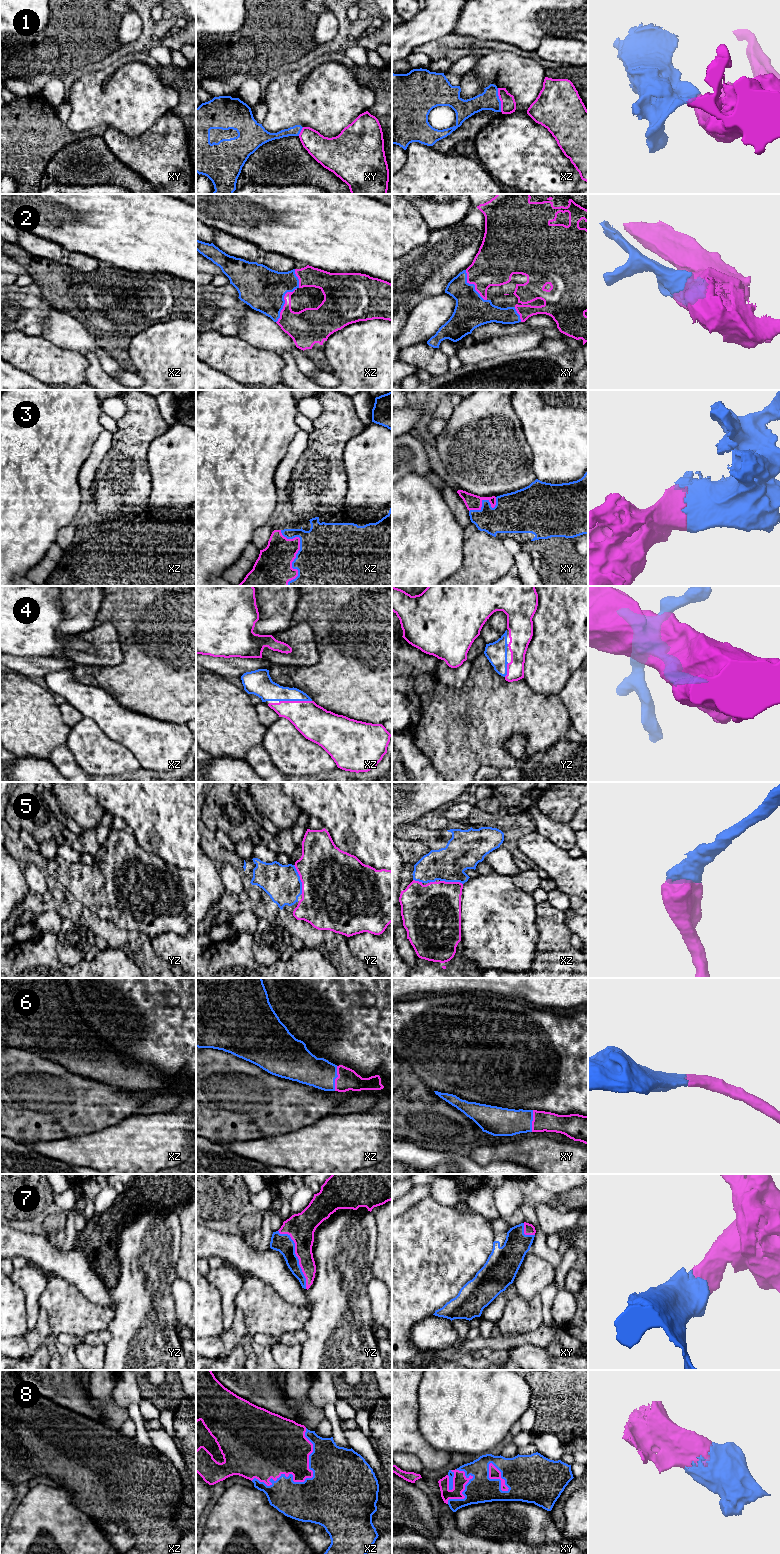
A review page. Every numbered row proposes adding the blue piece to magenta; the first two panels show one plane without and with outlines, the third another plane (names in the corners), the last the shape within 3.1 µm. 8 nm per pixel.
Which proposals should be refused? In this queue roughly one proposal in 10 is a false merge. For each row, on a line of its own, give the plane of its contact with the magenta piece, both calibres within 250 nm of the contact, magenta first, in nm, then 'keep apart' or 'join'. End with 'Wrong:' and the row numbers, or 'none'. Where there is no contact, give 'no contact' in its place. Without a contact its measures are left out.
1: meets magenta in xz; 130 nm thick on the magenta side, 160 nm on the other; keep apart
2: meets magenta in xz; 280 nm thick on the magenta side, 360 nm on the other; join
3: meets magenta in xz; 300 nm thick on the magenta side, 480 nm on the other; join
4: meets magenta in xz; 280 nm thick on the magenta side, 170 nm on the other; join
5: meets magenta in yz; 480 nm thick on the magenta side, 300 nm on the other; join
6: meets magenta in xz; 170 nm thick on the magenta side, 240 nm on the other; join
7: meets magenta in yz; 220 nm thick on the magenta side, 150 nm on the other; join
8: meets magenta in xz; 340 nm thick on the magenta side, 420 nm on the other; join
Wrong: 1

